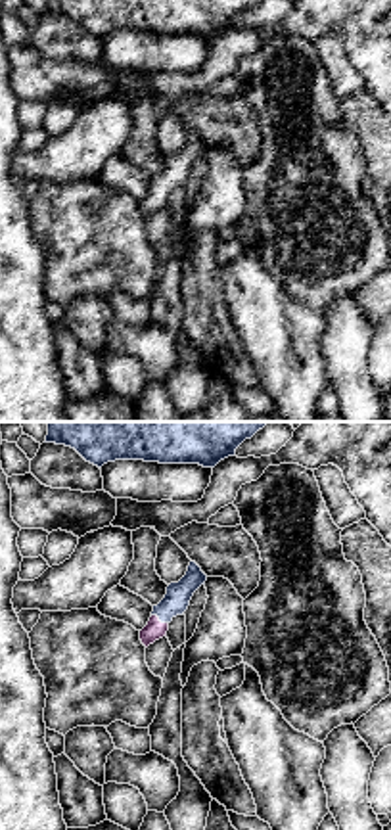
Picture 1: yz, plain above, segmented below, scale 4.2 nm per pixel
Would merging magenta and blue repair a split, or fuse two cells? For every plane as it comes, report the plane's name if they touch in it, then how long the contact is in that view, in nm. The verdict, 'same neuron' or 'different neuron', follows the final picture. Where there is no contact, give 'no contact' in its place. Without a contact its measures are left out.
contact in yz; length 80 nm

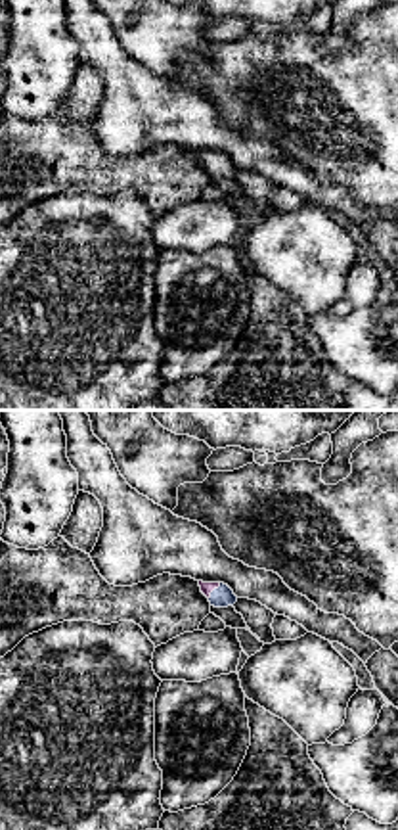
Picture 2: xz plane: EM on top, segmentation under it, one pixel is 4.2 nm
contact in xz; length 90 nm

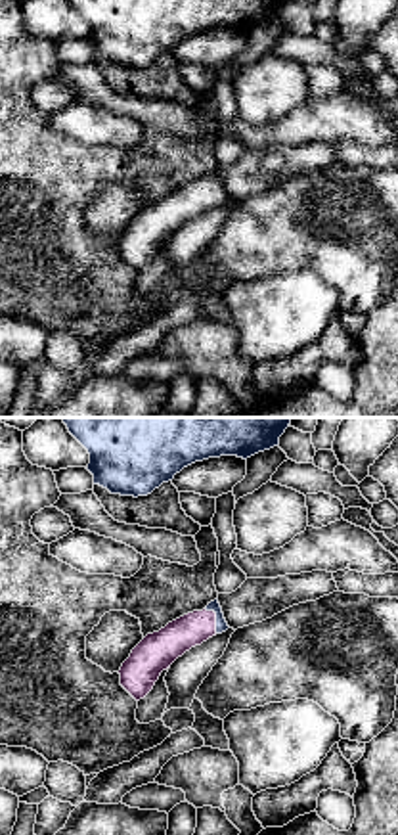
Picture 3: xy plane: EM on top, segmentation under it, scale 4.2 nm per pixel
contact in xy; length 120 nm

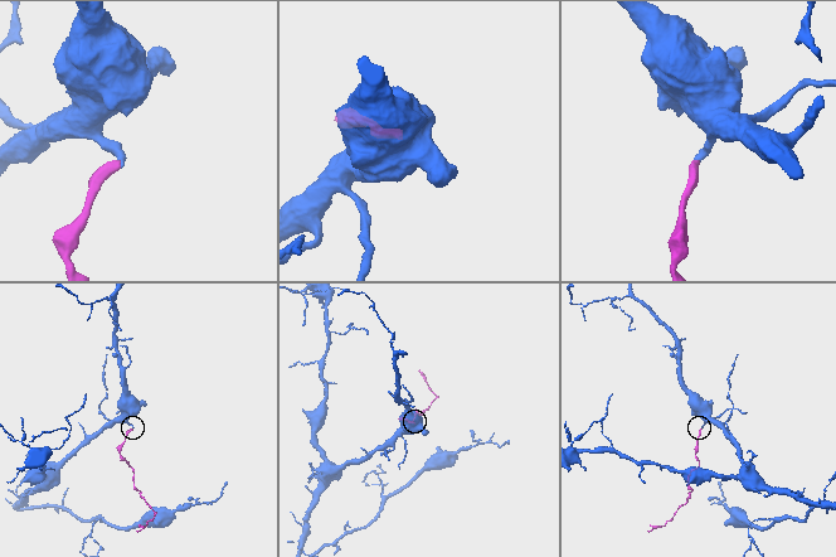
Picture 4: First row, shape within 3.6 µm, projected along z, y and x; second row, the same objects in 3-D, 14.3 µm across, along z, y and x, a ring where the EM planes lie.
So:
same neuron

